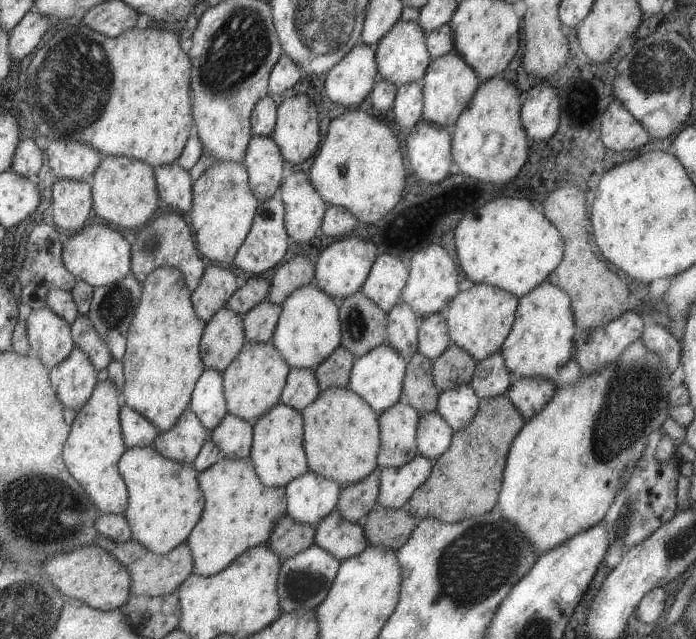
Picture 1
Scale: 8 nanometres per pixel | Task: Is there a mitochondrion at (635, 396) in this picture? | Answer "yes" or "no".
yes

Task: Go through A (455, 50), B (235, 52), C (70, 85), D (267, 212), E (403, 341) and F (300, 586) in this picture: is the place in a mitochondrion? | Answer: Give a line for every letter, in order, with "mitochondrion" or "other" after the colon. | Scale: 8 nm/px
A: other
B: mitochondrion
C: mitochondrion
D: mitochondrion
E: other
F: mitochondrion

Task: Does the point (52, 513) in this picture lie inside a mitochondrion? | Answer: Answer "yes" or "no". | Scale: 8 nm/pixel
yes

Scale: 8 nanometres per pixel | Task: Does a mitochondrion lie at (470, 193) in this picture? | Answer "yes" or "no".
no

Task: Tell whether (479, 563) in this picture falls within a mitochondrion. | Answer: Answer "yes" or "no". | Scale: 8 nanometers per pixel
yes

